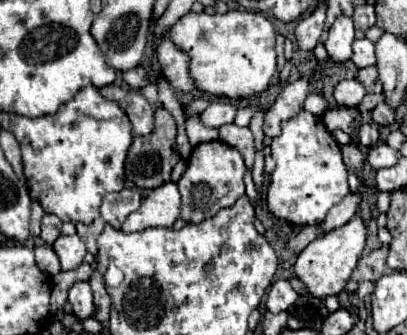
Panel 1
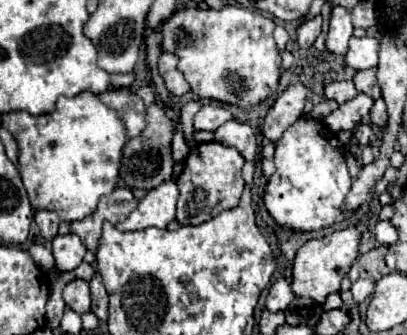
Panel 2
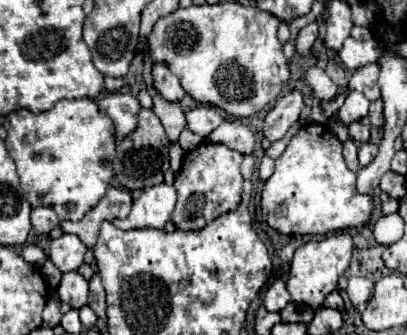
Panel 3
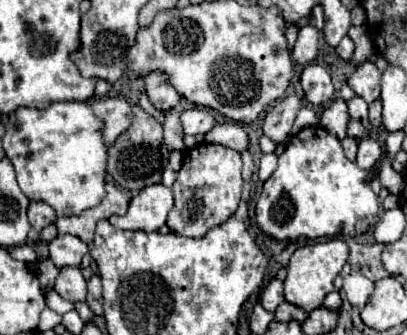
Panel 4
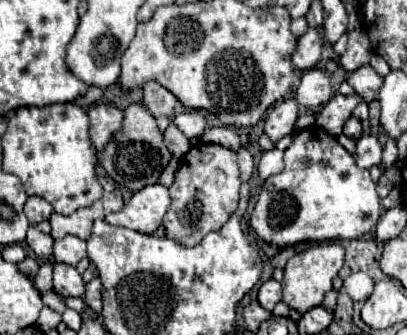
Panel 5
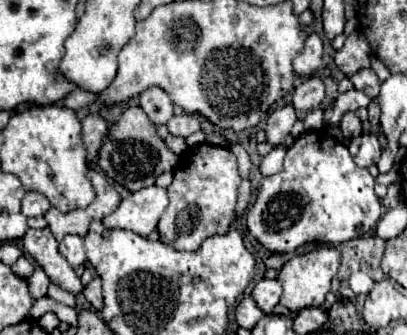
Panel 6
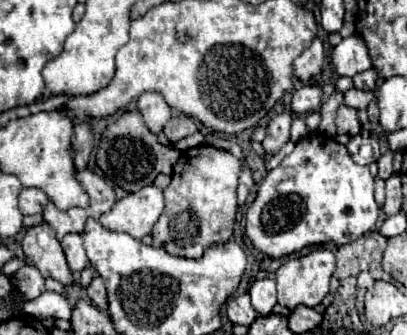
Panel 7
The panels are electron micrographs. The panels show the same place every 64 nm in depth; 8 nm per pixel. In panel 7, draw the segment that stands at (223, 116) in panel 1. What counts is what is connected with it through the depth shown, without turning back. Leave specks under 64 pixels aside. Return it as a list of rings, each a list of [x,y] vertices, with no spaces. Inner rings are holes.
[[[188,116],[170,118],[168,124],[164,126],[164,134],[166,134],[166,138],[168,138],[170,142],[178,142],[178,140],[182,140],[182,138],[194,134],[196,130],[198,130],[198,128],[196,128],[194,120],[188,118]]]

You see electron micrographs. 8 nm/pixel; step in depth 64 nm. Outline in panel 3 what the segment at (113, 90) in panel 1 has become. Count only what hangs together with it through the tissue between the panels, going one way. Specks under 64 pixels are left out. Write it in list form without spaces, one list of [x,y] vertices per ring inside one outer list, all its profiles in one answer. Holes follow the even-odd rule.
[[[104,94],[98,98],[98,108],[114,122],[114,136],[116,140],[122,140],[128,136],[136,124],[138,124],[138,112],[140,104],[130,94]]]

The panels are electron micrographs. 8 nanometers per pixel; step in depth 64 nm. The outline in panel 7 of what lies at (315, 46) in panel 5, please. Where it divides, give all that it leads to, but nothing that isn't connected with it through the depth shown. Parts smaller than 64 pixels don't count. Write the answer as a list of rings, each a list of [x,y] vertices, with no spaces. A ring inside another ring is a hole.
[[[314,38],[312,44],[294,60],[294,72],[298,80],[310,82],[314,76],[318,76],[322,72],[322,62],[324,62],[322,42],[320,38]]]

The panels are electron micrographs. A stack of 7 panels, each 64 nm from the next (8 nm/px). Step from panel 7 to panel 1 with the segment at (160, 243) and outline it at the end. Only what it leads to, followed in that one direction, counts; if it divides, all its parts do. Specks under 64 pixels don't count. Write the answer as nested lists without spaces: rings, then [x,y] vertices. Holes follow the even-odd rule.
[[[220,140],[216,142],[204,142],[198,144],[190,158],[188,158],[188,168],[178,180],[178,188],[182,194],[182,206],[180,206],[180,218],[184,222],[198,224],[206,218],[212,218],[218,210],[232,206],[242,194],[244,194],[244,158],[240,152]]]

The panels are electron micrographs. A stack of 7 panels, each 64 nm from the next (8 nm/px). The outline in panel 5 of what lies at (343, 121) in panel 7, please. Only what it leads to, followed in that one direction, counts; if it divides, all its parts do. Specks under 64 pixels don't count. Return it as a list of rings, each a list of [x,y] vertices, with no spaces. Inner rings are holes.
[[[350,116],[350,118],[346,120],[346,124],[344,124],[344,134],[346,134],[348,138],[352,138],[352,140],[360,138],[360,134],[362,134],[362,126],[360,126],[360,122],[358,122],[354,116]]]

